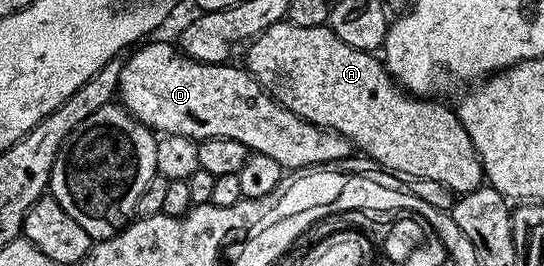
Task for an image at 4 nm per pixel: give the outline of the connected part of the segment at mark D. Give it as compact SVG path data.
M147 40L142 43L137 49L134 49L130 57L126 57L121 72L121 80L119 81L119 92L117 95L118 101L122 106L134 116L139 122L143 122L151 131L158 132L160 135L176 134L177 136L185 136L186 138L194 138L202 140L204 138L228 138L229 140L241 140L241 144L247 147L248 151L256 154L264 154L265 156L273 156L273 160L277 160L277 164L283 166L284 171L293 172L302 171L304 168L315 168L320 164L337 164L341 160L352 157L353 147L351 142L345 136L341 136L335 130L325 130L322 126L315 126L311 122L307 122L301 116L297 116L293 112L289 112L289 108L285 108L279 102L276 102L266 90L260 86L259 81L252 74L248 74L246 69L239 70L232 64L212 64L209 62L194 62L187 57L178 45L167 42L151 42L155 40Z

